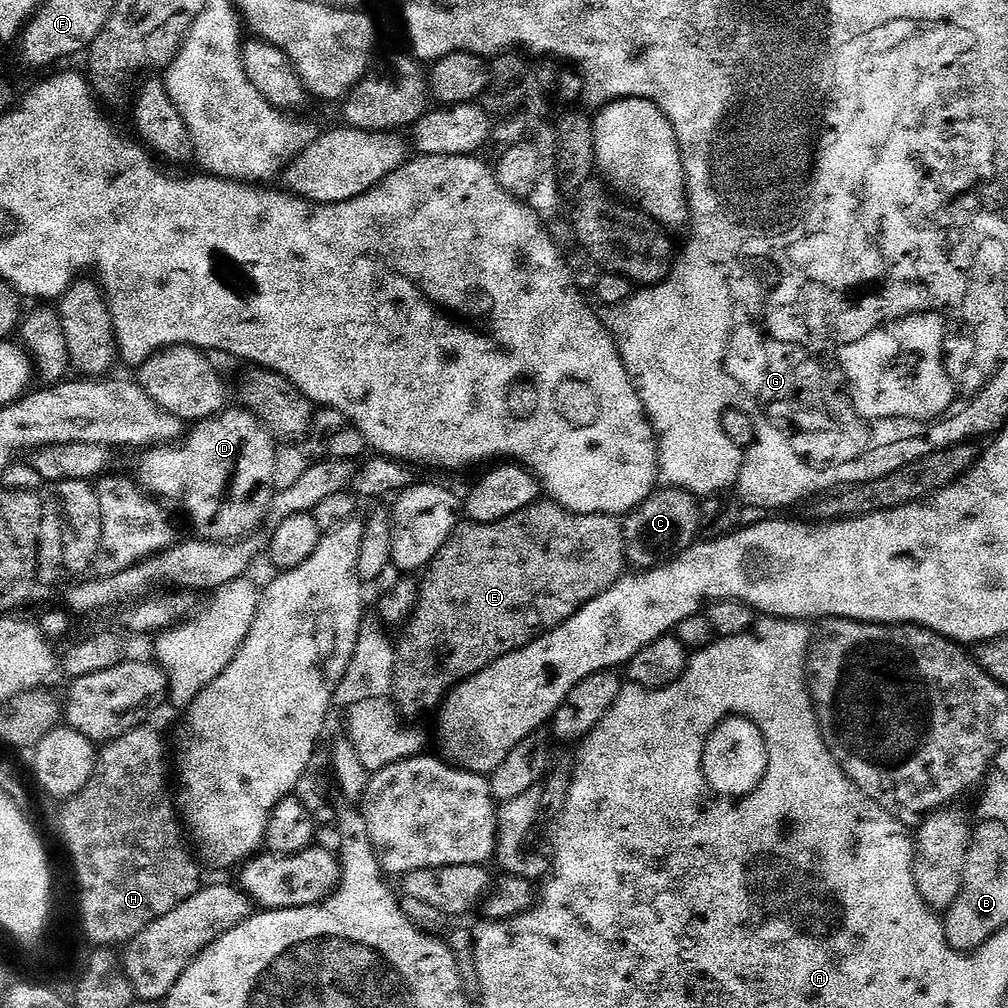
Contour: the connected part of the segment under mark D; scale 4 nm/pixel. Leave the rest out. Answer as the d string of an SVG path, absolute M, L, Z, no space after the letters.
M240 406L235 407L229 407L208 420L199 421L193 427L196 429L193 432L191 429L179 442L141 451L140 461L136 464L136 476L134 475L135 483L149 497L177 504L188 515L188 520L196 531L193 533L210 545L228 546L251 537L254 533L252 531L263 520L265 522L269 515L269 504L274 495L272 478L277 441L264 429L254 413Z

